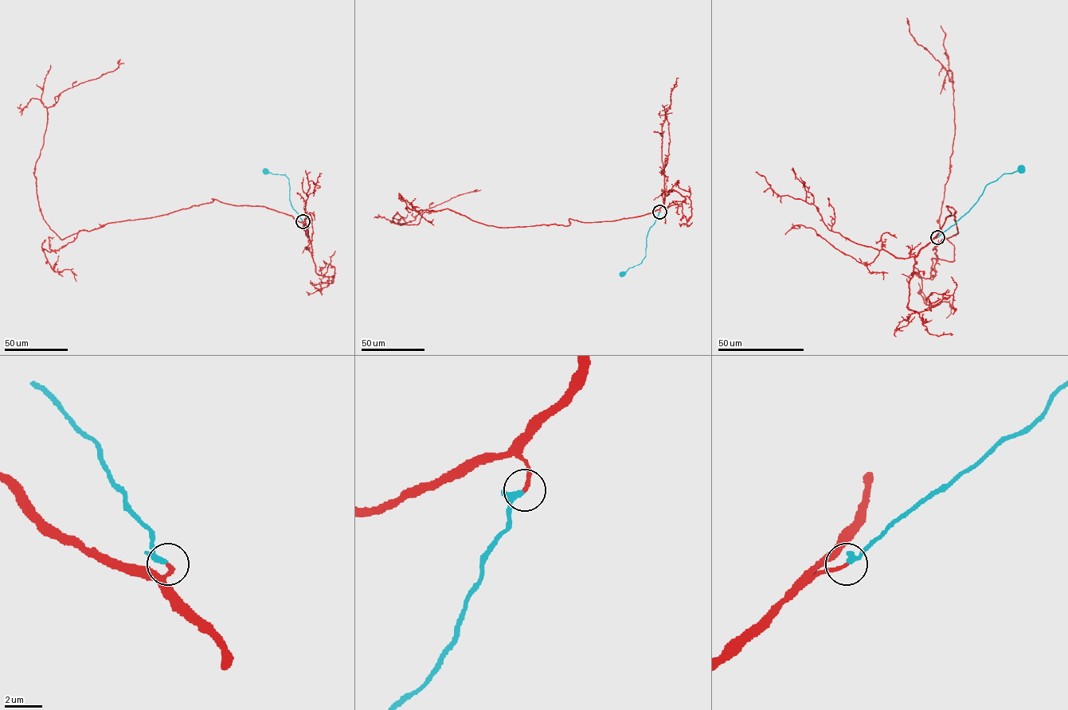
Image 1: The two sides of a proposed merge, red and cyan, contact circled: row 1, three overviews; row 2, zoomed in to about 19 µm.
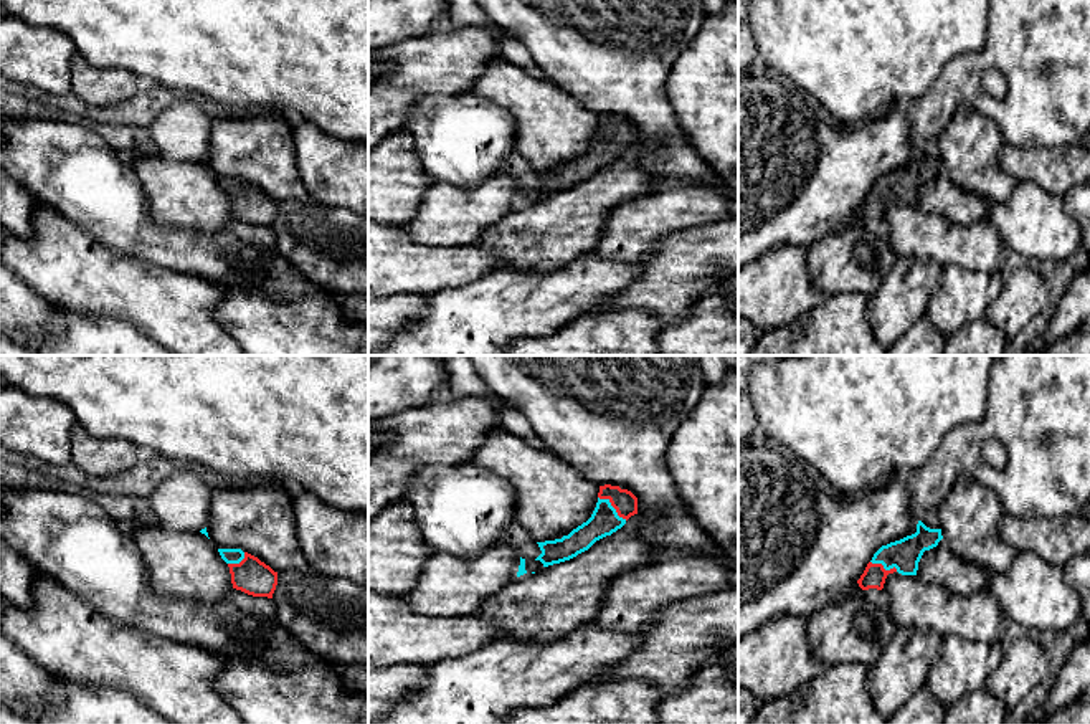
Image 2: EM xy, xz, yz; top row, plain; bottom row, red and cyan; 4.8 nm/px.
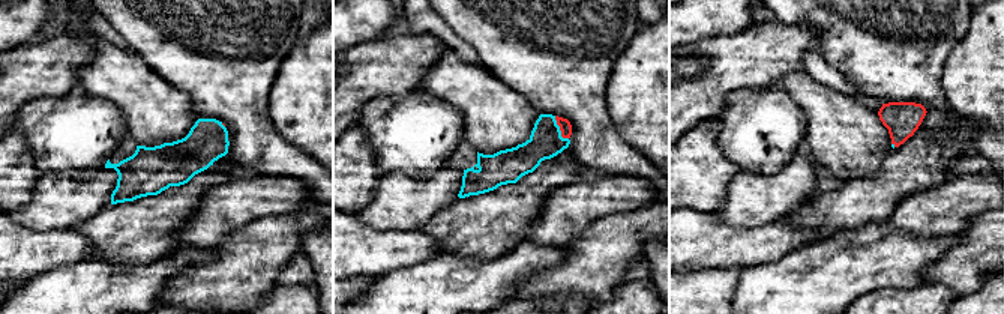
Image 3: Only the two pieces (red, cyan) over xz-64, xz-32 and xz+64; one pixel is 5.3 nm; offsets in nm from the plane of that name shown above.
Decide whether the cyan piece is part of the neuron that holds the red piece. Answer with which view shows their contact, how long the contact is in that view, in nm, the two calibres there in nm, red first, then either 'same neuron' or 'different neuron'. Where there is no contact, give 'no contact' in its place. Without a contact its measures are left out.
xz | 180 nm | 120/140 nm | same neuron

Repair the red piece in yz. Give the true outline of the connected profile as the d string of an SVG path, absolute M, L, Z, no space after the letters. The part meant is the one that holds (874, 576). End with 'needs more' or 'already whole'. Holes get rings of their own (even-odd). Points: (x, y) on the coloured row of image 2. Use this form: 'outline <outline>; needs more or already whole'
outline M918 521L915 534L882 545L874 554L857 580L859 587L882 590L889 574L917 575L923 552L936 547L941 539L941 529L930 529Z; needs more

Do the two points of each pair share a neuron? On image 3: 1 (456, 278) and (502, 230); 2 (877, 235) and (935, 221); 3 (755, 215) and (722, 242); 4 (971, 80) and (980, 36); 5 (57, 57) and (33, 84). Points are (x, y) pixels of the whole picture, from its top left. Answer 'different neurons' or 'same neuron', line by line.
1: different neurons
2: different neurons
3: different neurons
4: same neuron
5: same neuron

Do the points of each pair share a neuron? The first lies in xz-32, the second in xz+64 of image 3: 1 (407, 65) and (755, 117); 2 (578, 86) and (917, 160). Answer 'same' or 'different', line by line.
1: different
2: different

